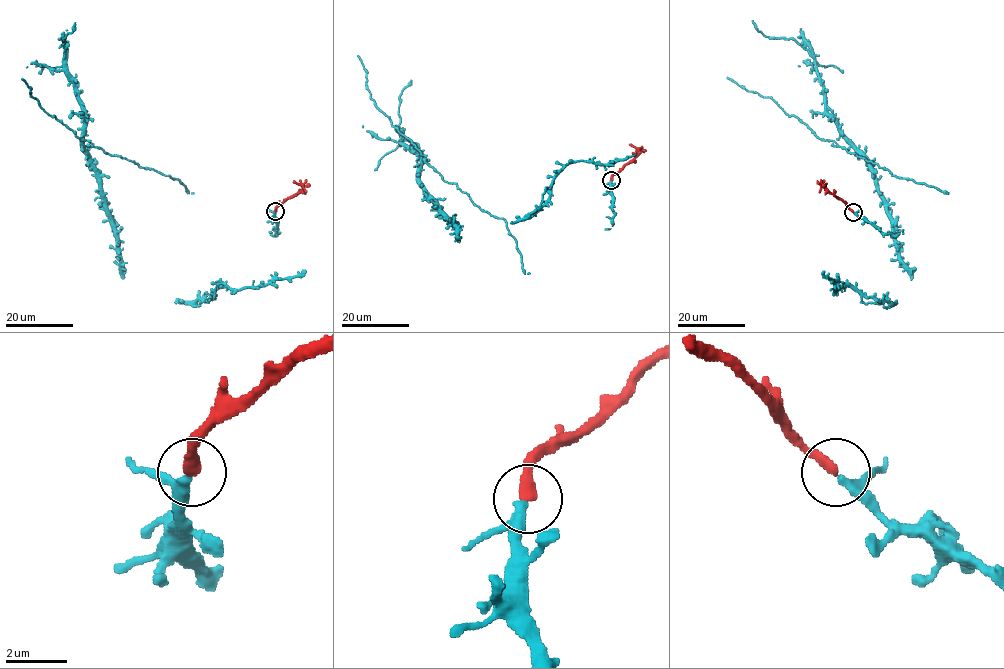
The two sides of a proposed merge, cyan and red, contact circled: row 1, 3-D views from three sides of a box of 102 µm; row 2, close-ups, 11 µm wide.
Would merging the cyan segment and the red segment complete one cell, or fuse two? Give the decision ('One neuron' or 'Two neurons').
One neuron

